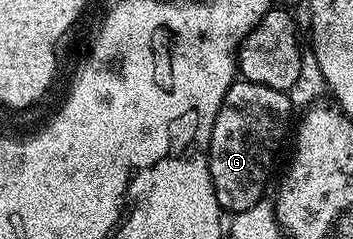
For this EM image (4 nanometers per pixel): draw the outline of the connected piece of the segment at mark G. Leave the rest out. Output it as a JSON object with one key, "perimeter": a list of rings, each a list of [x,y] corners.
{"perimeter":[[[236,79],[232,83],[232,87],[228,87],[228,95],[224,95],[224,103],[220,103],[220,111],[216,115],[216,123],[212,127],[212,135],[210,136],[210,174],[212,175],[212,183],[216,191],[216,199],[218,206],[227,214],[235,215],[242,211],[246,211],[253,204],[263,200],[267,196],[266,184],[270,181],[270,172],[274,169],[274,160],[278,157],[278,152],[282,149],[282,144],[287,144],[288,138],[292,133],[292,121],[290,125],[290,116],[294,113],[294,105],[290,102],[291,94],[289,92],[273,89],[272,87],[264,87],[264,83],[252,83],[245,79]]]}

